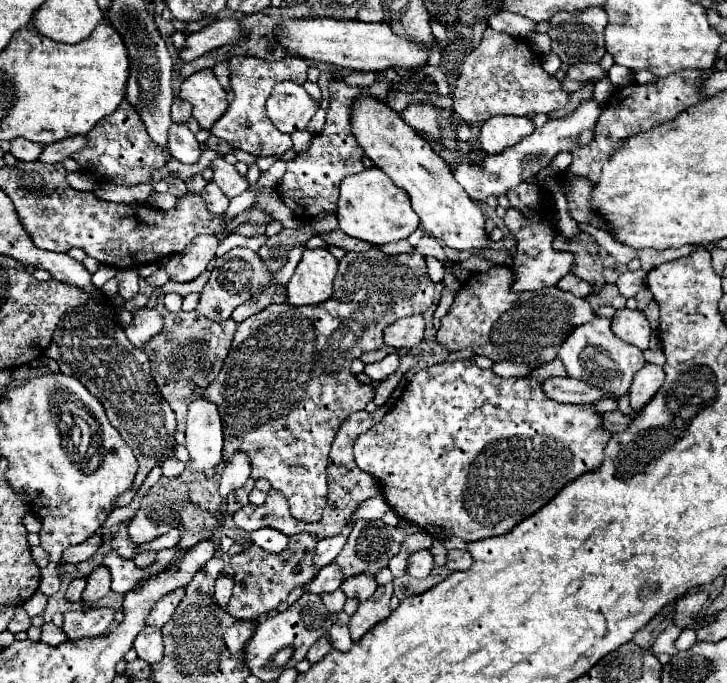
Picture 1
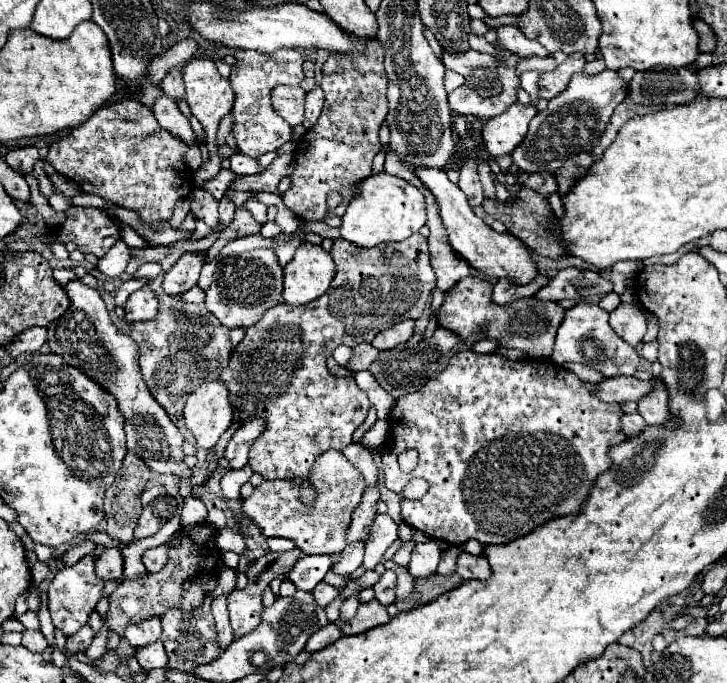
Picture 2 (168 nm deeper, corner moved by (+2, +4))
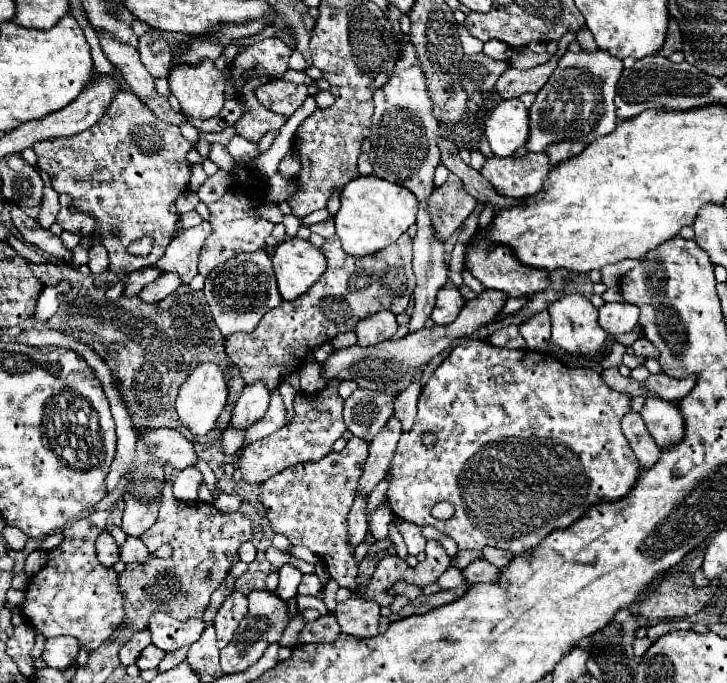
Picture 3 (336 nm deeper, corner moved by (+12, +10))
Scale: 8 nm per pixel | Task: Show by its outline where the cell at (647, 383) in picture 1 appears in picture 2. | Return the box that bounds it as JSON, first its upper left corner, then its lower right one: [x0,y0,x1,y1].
[638,386,670,426]

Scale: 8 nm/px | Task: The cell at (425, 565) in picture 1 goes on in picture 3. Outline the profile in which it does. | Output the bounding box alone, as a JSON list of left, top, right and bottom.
[398,520,426,556]

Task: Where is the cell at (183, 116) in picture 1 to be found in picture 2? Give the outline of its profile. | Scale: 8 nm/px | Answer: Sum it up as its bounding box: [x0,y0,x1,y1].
[160,70,184,100]

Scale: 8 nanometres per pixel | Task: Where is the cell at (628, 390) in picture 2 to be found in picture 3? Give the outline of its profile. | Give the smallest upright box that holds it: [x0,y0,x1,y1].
[642,374,694,400]

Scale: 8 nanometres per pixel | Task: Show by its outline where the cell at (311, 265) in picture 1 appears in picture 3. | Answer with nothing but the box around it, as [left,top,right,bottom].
[272,238,326,300]

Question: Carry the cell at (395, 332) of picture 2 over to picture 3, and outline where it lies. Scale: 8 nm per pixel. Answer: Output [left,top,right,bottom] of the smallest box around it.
[356,310,398,346]

